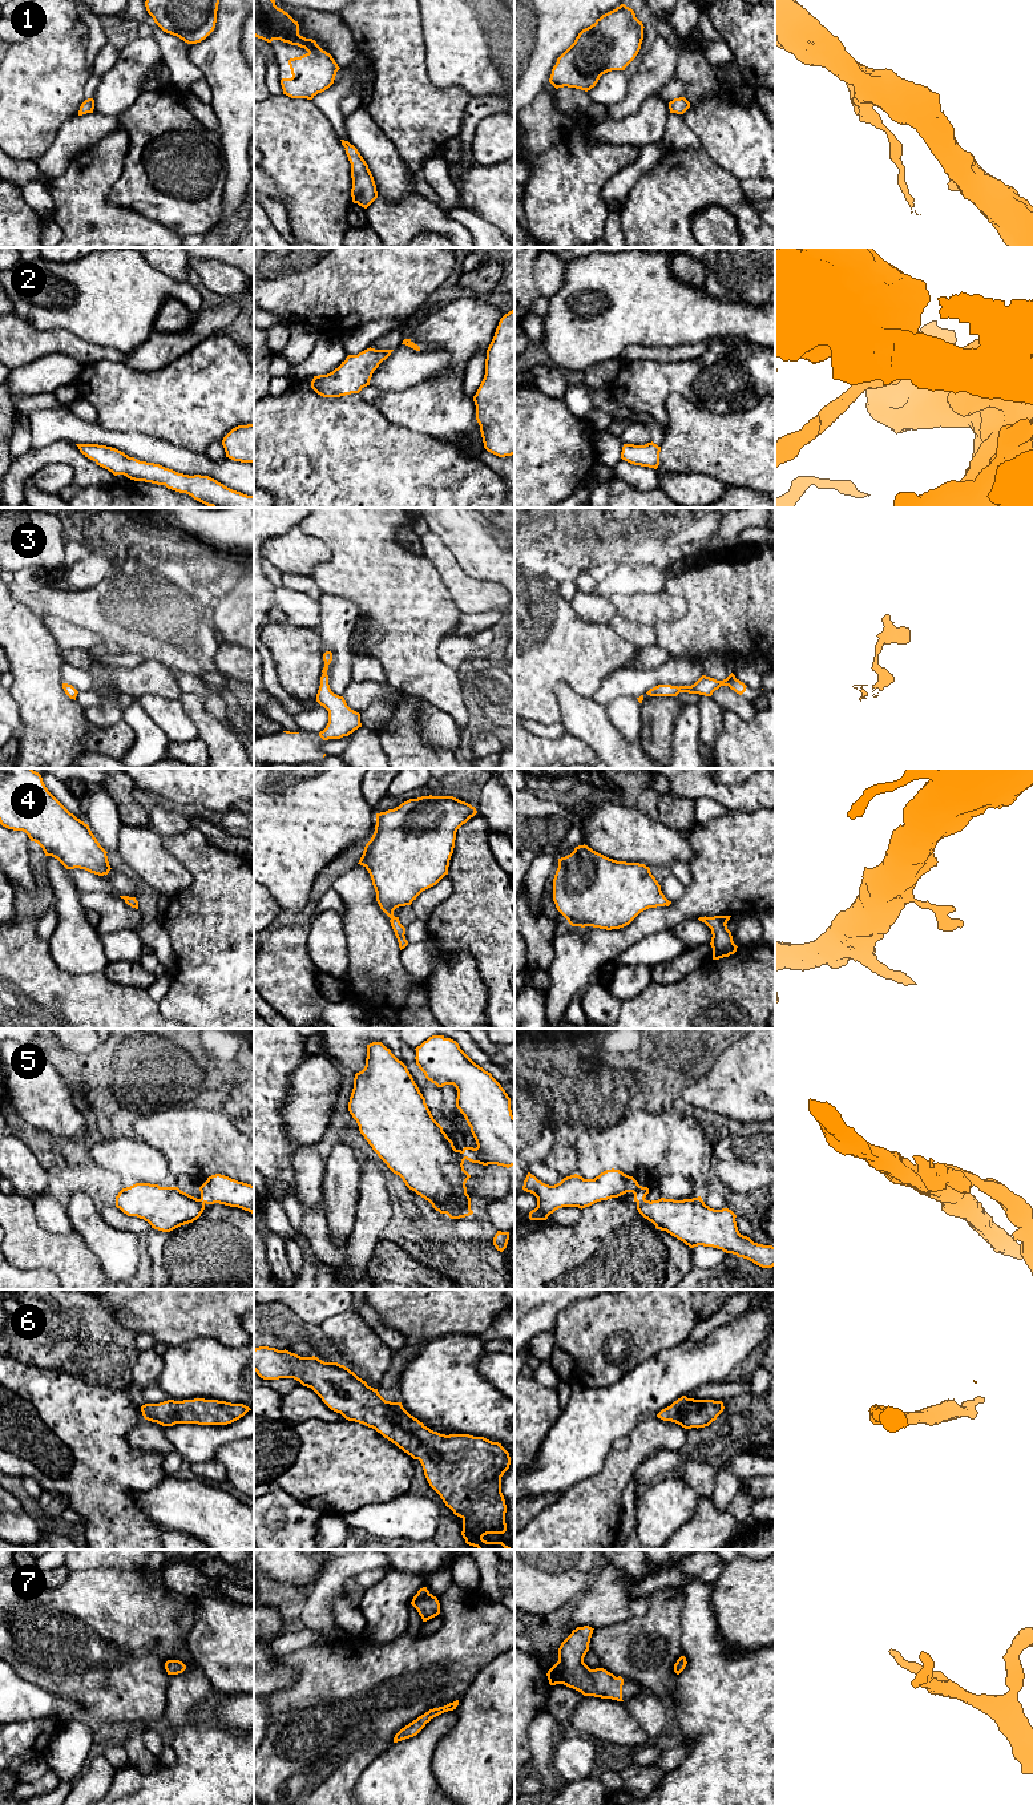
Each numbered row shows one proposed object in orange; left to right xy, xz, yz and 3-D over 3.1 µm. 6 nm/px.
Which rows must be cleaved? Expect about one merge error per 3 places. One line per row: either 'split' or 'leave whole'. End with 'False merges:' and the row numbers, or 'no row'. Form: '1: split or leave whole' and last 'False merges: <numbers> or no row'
1: leave whole
2: leave whole
3: leave whole
4: leave whole
5: split
6: leave whole
7: leave whole
False merges: 5

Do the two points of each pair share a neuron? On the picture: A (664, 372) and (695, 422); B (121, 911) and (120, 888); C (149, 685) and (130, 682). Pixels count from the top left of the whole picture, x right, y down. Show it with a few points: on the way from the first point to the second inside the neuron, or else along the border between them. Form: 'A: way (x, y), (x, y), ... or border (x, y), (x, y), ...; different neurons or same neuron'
A: border (664, 403), (669, 395), (681, 394), (705, 410); different neurons
B: border (88, 892), (112, 892), (118, 896); different neurons
C: way (145, 682), (134, 682); same neuron

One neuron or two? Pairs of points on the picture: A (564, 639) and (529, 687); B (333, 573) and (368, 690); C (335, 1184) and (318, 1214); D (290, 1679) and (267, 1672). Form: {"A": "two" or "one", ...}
{"A": "one", "B": "two", "C": "two", "D": "one"}

